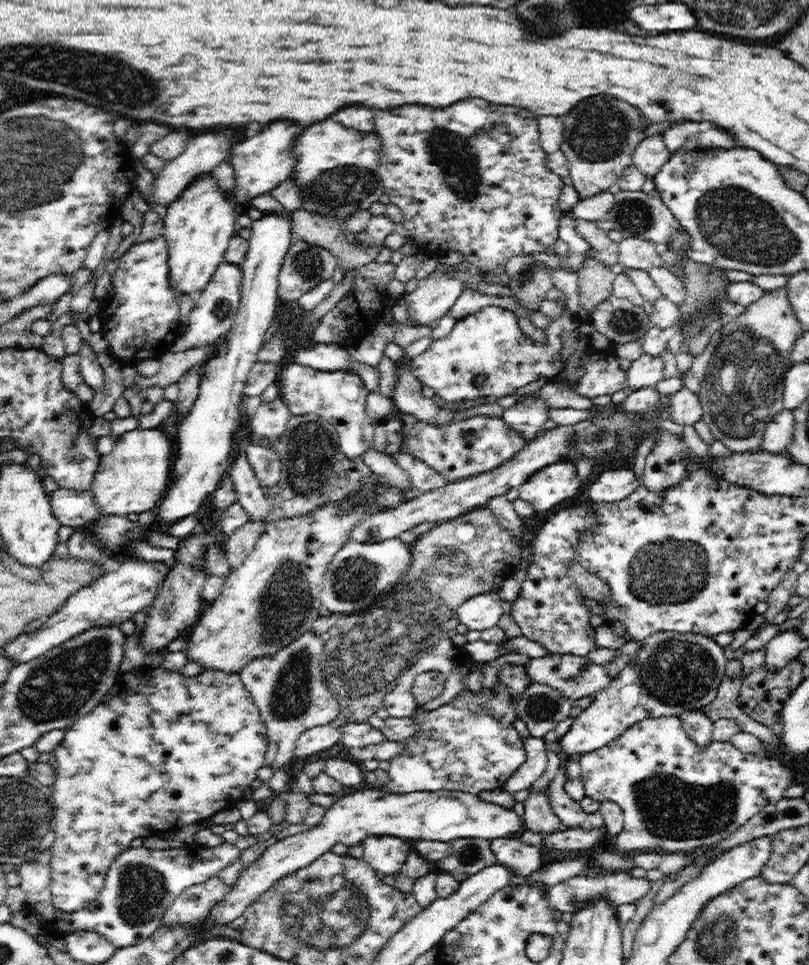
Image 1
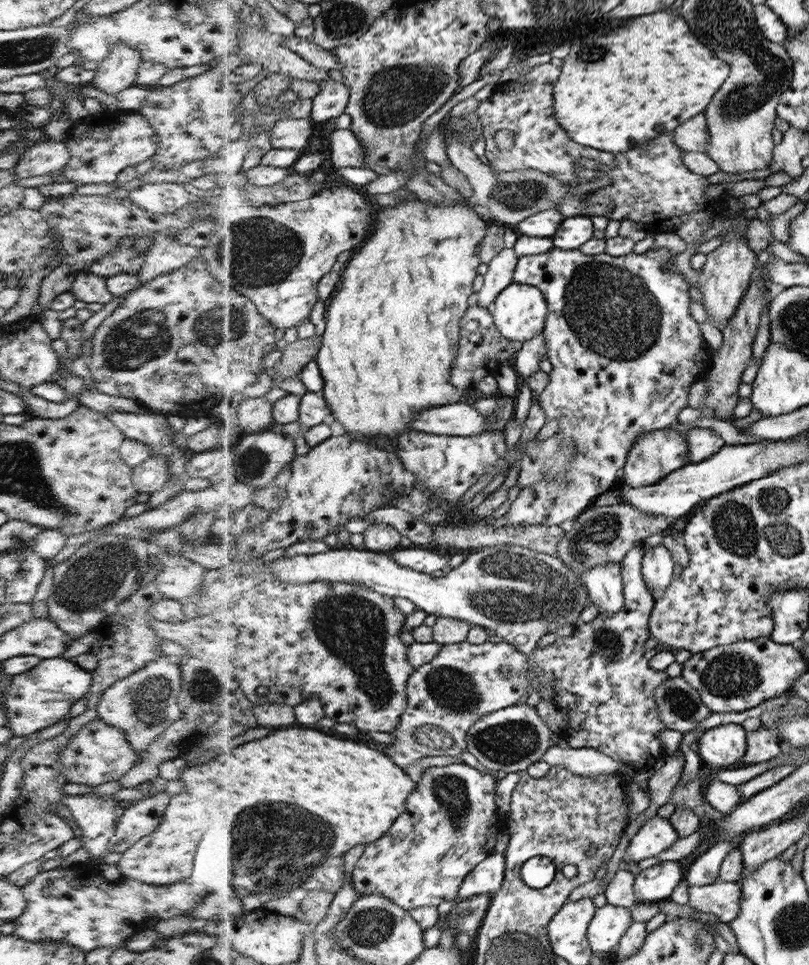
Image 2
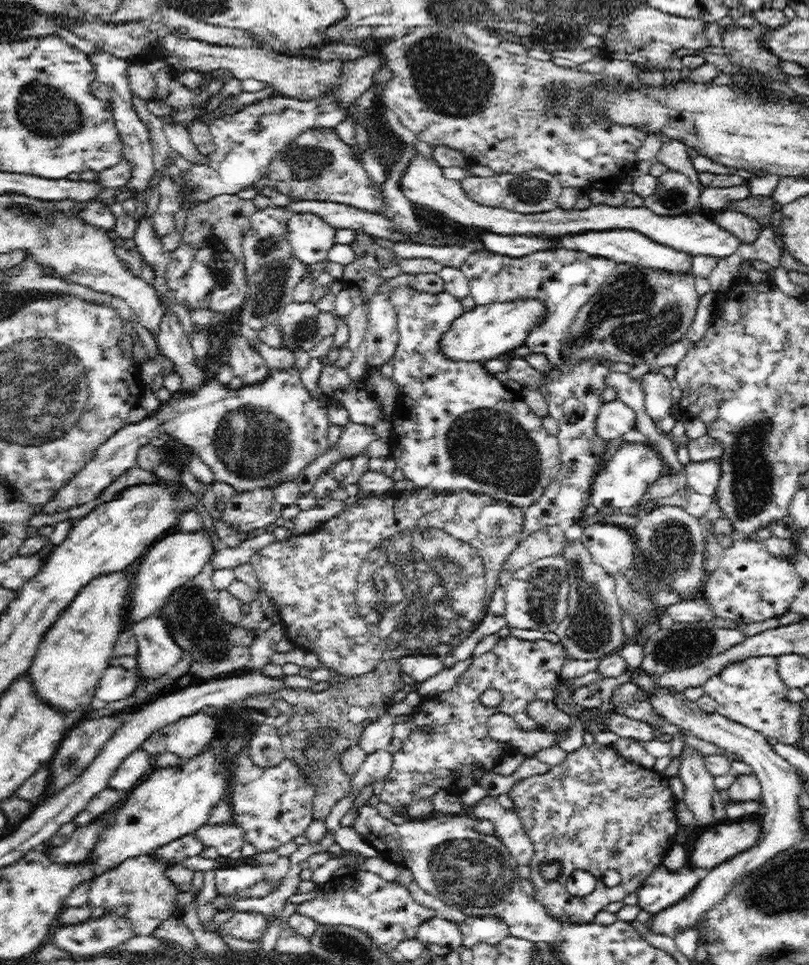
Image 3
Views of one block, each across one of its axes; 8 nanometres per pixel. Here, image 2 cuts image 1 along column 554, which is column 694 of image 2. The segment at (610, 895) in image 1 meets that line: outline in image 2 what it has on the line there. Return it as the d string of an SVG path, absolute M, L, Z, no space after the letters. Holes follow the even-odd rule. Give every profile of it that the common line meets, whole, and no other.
M713 882L708 886L690 884L687 888L688 906L698 912L710 912L718 920L729 923L736 918L741 903L741 885L738 882Z

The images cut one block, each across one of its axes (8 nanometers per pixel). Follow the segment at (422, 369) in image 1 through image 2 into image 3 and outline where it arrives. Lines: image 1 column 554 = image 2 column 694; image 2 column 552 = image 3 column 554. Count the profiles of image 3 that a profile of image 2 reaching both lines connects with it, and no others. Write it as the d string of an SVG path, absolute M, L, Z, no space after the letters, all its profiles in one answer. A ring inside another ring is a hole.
M554 248L536 251L520 258L512 258L482 249L472 253L466 259L466 262L458 266L468 278L470 297L474 299L476 305L515 302L518 299L540 299L548 306L546 322L540 324L536 330L529 332L526 340L524 340L524 345L531 353L545 354L552 366L556 366L553 370L545 372L547 381L537 389L547 400L549 415L558 422L559 431L556 437L561 452L561 465L558 474L547 486L540 500L534 502L532 506L522 509L525 515L522 536L530 536L534 532L554 525L566 526L585 517L584 510L586 510L591 498L591 484L601 465L600 457L606 450L607 441L596 435L595 424L600 407L605 403L601 398L602 392L607 387L606 378L612 373L614 363L596 359L594 361L580 362L580 364L569 364L568 360L561 358L560 348L563 346L564 338L568 336L568 328L570 328L576 312L600 290L600 286L614 272L617 265L617 262L612 259L586 254L584 251Z

